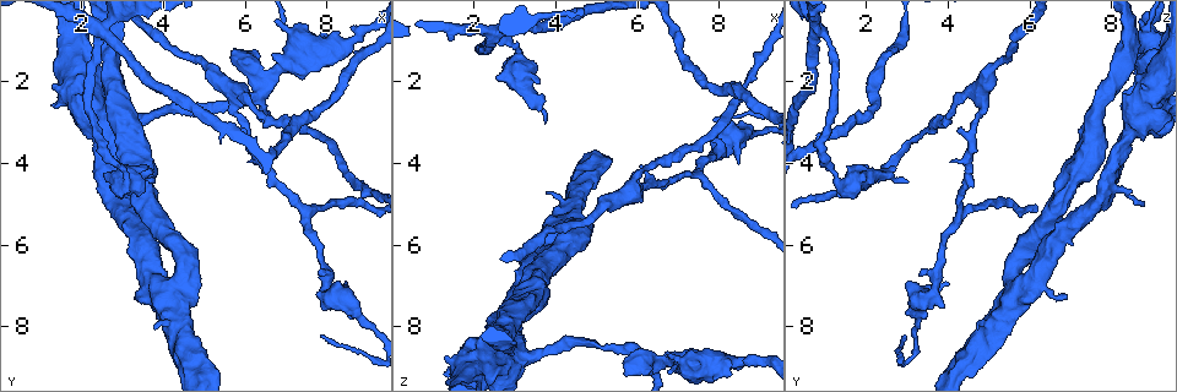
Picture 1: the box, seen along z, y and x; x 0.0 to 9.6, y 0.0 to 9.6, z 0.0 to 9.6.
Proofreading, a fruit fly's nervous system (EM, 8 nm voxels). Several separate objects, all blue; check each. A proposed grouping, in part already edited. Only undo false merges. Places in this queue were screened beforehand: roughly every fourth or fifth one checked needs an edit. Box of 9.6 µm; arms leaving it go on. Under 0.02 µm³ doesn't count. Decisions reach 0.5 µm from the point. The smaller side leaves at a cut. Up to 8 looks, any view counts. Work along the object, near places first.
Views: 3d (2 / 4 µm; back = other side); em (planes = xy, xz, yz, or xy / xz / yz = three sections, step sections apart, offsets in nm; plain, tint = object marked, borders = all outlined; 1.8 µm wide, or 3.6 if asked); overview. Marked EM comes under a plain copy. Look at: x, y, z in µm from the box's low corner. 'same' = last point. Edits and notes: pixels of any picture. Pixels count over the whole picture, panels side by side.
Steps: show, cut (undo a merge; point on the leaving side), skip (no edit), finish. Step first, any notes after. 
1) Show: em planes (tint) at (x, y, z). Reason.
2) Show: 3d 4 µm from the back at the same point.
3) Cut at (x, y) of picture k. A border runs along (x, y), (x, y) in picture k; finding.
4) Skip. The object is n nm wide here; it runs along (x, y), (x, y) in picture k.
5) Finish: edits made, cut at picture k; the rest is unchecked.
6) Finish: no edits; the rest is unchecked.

Show: em xy step 16 (tint) at (6.35, 2.25, 8.90). Four or more arms meet.

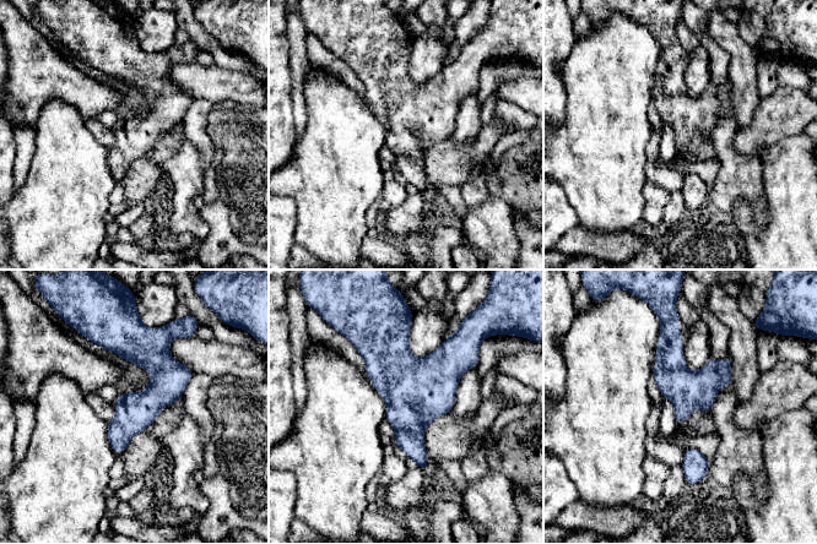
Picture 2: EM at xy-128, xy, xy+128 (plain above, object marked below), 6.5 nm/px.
Show: em planes (tint) at the same point.

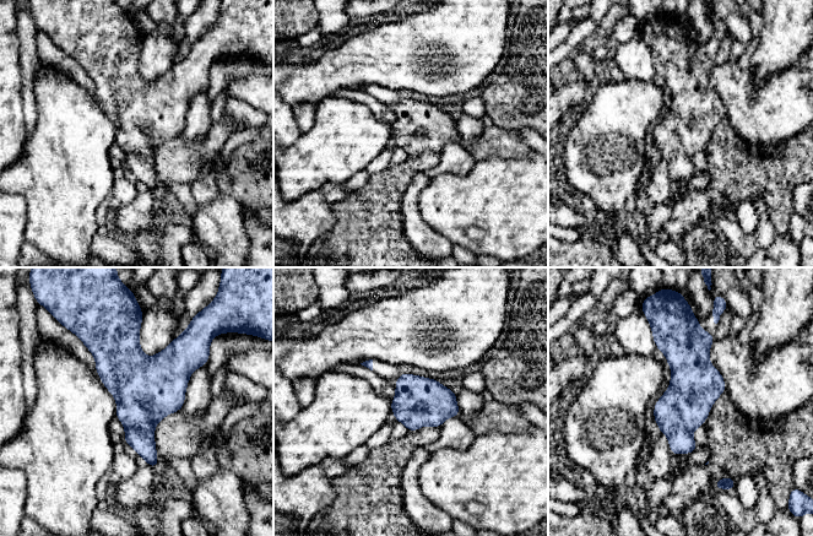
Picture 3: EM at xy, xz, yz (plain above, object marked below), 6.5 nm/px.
Skip. The object is 320 nm wide here; one neuron here.

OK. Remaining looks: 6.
Show: 3d 2 µm at (3.55, 5.80, 6.65). Abrupt turn.

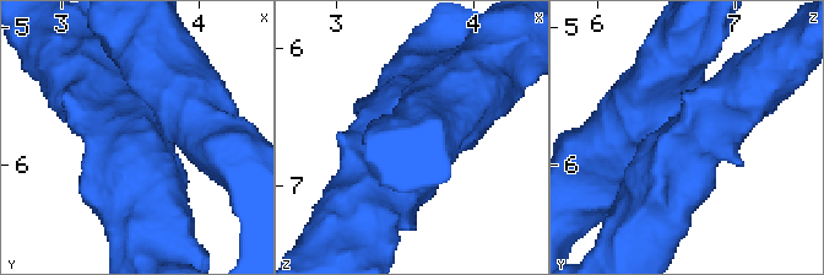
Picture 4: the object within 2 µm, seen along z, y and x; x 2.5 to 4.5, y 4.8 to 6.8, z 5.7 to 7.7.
Show: em xy step 16 (tint) at (3.52, 5.82, 6.64). 4 arms meet here; need the tissue.

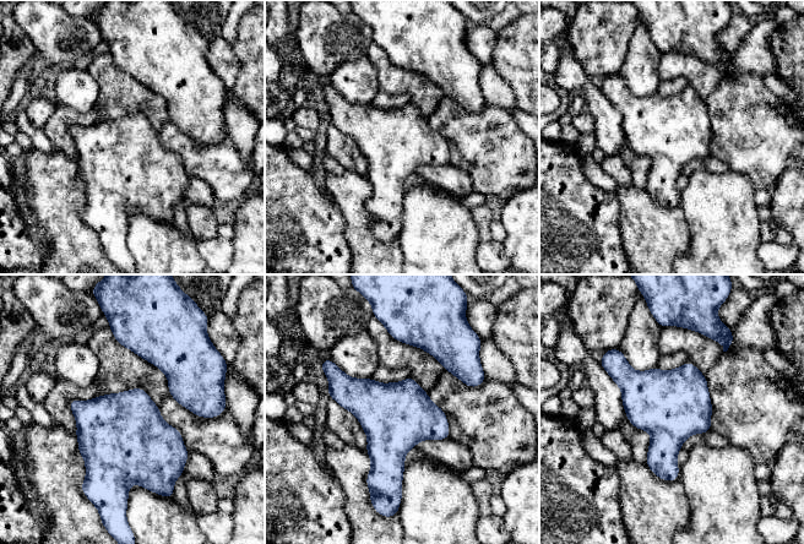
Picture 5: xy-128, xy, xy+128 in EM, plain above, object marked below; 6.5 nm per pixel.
Show: em planes (tint) at the same point.

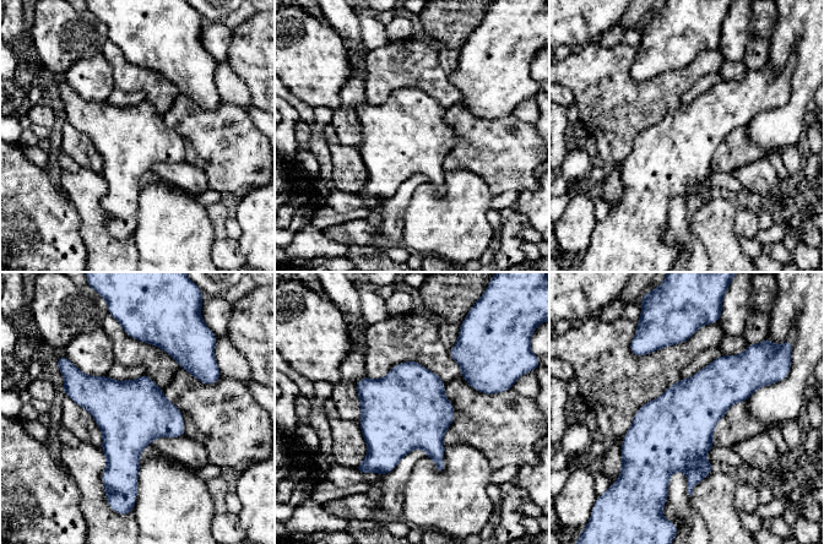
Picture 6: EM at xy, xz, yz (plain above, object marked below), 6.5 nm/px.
Skip. The object is 460 nm wide here; all the same neuron.

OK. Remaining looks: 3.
Show: em 3.6 µm planes (tint) at (8.00, 7.25, 3.60). Thick turns thin.

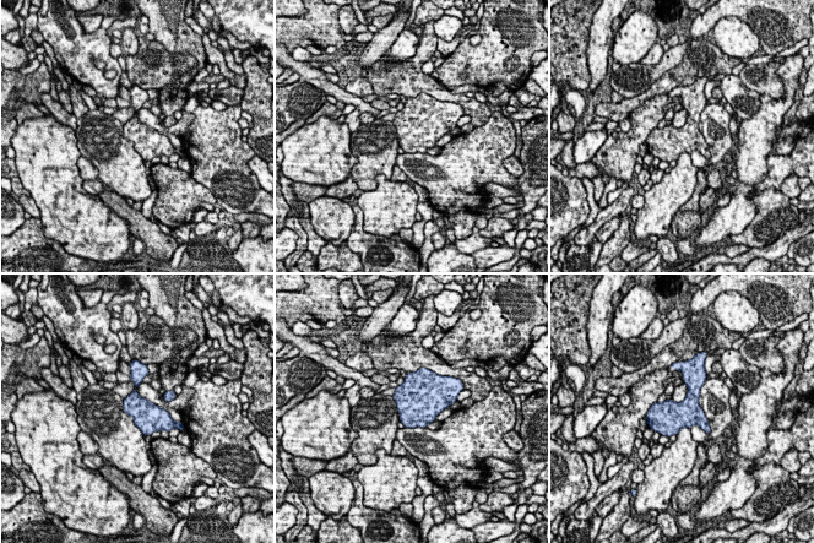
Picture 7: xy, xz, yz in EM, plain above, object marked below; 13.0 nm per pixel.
Skip. Continuous, no second neuron.

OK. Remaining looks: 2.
Finish: no edits; the rest is unchecked.

